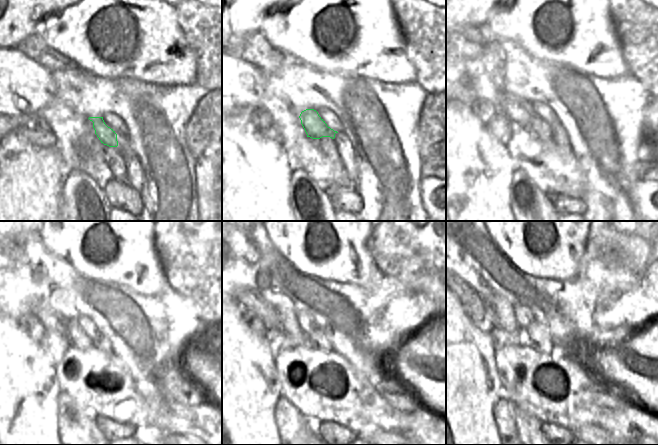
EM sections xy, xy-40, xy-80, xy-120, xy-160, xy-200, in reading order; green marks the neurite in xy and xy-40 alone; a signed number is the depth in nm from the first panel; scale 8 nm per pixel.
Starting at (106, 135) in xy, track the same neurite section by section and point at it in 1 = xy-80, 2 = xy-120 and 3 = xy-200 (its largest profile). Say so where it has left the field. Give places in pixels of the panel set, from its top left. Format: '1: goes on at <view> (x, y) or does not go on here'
1: goes on at xy-80 (520, 113)
2: goes on at xy-120 (76, 337)
3: goes on at xy-200 (500, 311)

